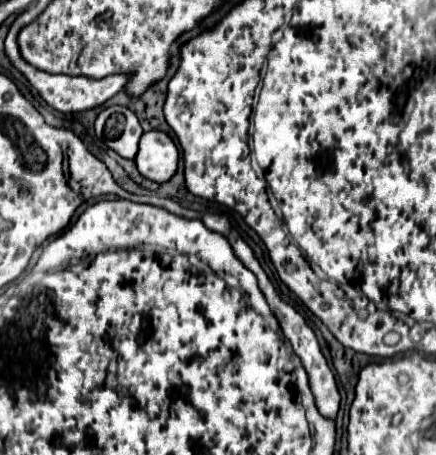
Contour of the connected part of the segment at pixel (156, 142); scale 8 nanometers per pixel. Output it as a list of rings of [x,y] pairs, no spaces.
[[[150,130],[140,138],[140,150],[134,160],[144,178],[162,184],[176,174],[178,158],[180,154],[174,140],[166,132]]]

